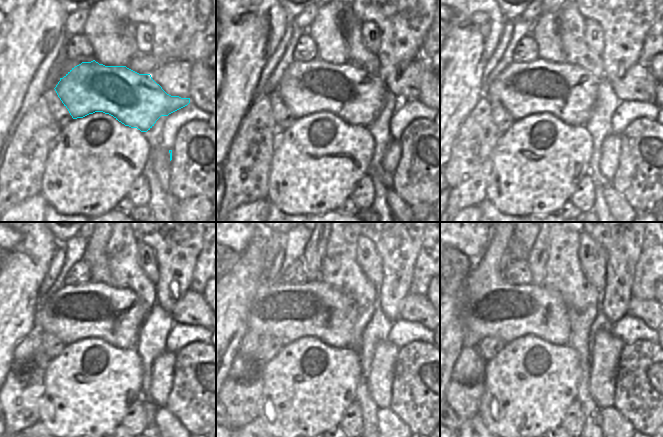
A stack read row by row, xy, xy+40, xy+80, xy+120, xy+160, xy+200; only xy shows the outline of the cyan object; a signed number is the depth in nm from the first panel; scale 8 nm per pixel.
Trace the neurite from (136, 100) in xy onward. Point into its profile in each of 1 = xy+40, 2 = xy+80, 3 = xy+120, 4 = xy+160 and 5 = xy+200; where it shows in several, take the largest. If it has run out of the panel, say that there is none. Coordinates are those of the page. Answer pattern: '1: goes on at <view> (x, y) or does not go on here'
1: goes on at xy+40 (356, 97)
2: goes on at xy+80 (568, 91)
3: goes on at xy+120 (92, 310)
4: goes on at xy+160 (288, 312)
5: goes on at xy+200 (491, 306)

